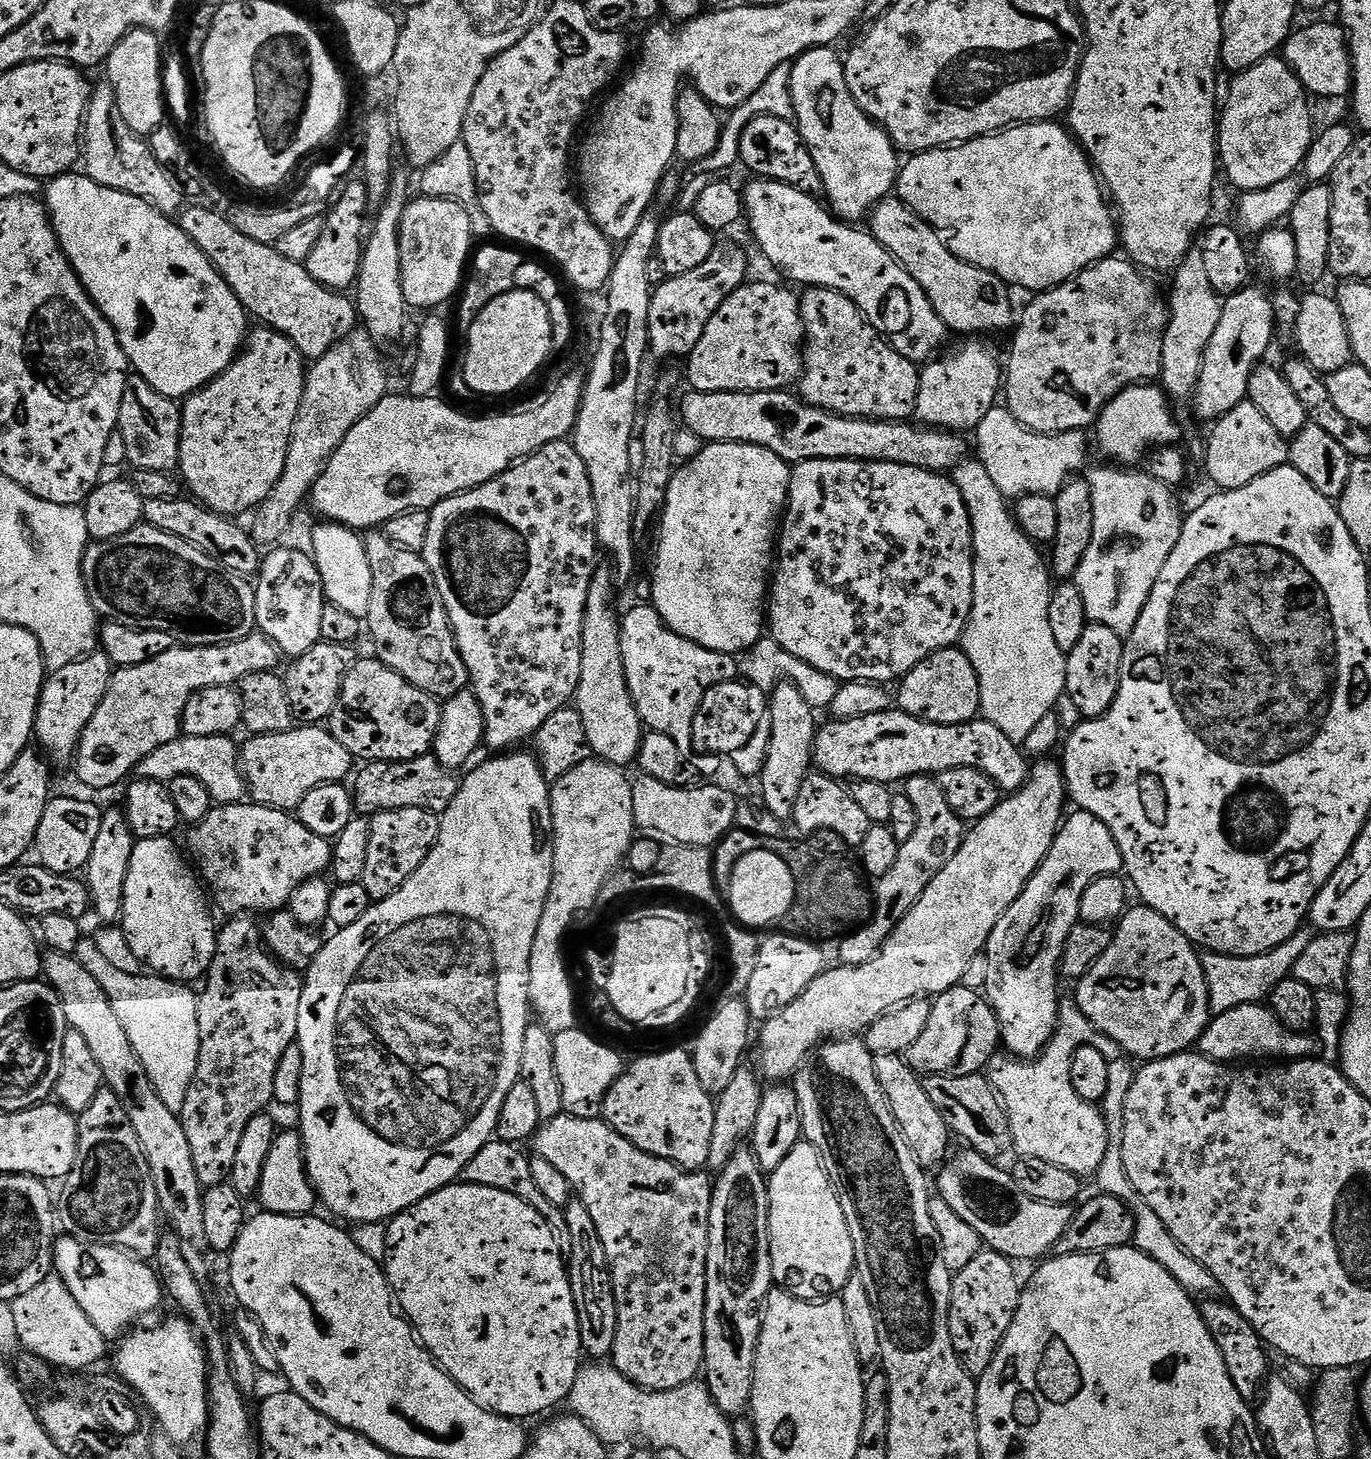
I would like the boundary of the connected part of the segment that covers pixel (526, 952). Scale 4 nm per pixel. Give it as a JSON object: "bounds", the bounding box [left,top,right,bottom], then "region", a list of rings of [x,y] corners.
{"bounds":[296,750,554,1225],"region":[[[508,750],[503,754],[493,755],[488,758],[492,760],[486,761],[481,768],[474,769],[468,777],[463,777],[460,780],[460,789],[458,794],[454,794],[454,802],[450,802],[450,806],[440,816],[440,833],[436,839],[436,845],[432,847],[426,858],[426,862],[422,862],[422,866],[418,866],[416,873],[397,892],[390,894],[390,898],[375,901],[372,908],[366,910],[366,914],[362,914],[362,919],[354,922],[354,926],[346,926],[333,931],[331,933],[333,936],[329,940],[327,937],[321,943],[318,958],[314,958],[314,962],[306,969],[306,975],[303,977],[302,1006],[298,1006],[298,1034],[296,1035],[296,1043],[300,1045],[303,1058],[302,1090],[300,1091],[300,1103],[298,1105],[298,1111],[300,1111],[298,1131],[300,1139],[304,1141],[304,1164],[308,1168],[308,1178],[316,1187],[317,1197],[322,1201],[323,1207],[325,1204],[333,1212],[333,1214],[331,1213],[333,1217],[341,1216],[341,1218],[336,1217],[341,1221],[352,1220],[353,1225],[384,1224],[410,1206],[422,1202],[422,1198],[442,1190],[448,1184],[459,1181],[466,1162],[470,1162],[470,1158],[474,1158],[474,1154],[478,1154],[478,1150],[482,1150],[482,1146],[486,1146],[488,1141],[495,1137],[496,1123],[498,1122],[498,1114],[502,1110],[502,1102],[506,1102],[506,1094],[510,1094],[510,1086],[514,1086],[520,1079],[522,1038],[526,1038],[526,1030],[530,1023],[528,1012],[530,1016],[532,1002],[530,998],[530,954],[534,946],[534,938],[538,934],[538,922],[542,922],[542,910],[546,906],[546,898],[550,894],[550,882],[554,870],[554,833],[552,830],[552,789],[550,781],[544,776],[541,761],[531,751],[530,753],[518,751],[522,750]]]}

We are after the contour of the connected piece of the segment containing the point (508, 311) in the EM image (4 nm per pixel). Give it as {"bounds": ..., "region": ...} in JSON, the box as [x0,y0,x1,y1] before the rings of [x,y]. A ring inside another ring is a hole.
{"bounds":[464,287,552,396],"region":[[[515,287],[511,292],[502,294],[474,318],[470,330],[466,334],[468,353],[464,356],[464,380],[472,392],[480,396],[508,396],[516,392],[544,363],[552,351],[552,323],[546,310],[546,302],[538,298],[526,288]]]}

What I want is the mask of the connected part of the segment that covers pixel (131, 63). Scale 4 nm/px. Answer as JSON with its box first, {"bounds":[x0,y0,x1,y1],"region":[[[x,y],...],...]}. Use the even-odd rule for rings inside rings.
{"bounds":[106,28,166,138],"region":[[[135,28],[120,39],[118,46],[114,46],[106,65],[106,80],[114,90],[118,110],[126,126],[130,126],[130,130],[134,130],[141,138],[151,137],[152,132],[158,130],[166,120],[160,39],[157,33],[146,28]]]}

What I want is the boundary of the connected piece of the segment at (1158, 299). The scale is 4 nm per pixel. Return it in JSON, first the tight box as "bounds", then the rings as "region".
{"bounds":[1002,258,1170,432],"region":[[[1109,258],[1099,260],[1097,264],[1091,264],[1078,275],[1067,280],[1064,284],[1057,284],[1054,288],[1049,288],[1047,292],[1039,293],[1036,300],[1024,313],[1019,313],[1018,323],[1015,325],[1014,333],[1016,337],[1012,340],[1012,353],[1006,360],[1006,375],[1002,380],[1002,392],[1006,397],[1006,407],[1018,418],[1020,424],[1024,424],[1035,432],[1074,432],[1077,430],[1088,430],[1095,425],[1104,412],[1104,408],[1122,390],[1131,388],[1133,384],[1141,382],[1152,382],[1157,379],[1162,370],[1162,342],[1166,334],[1166,328],[1170,319],[1170,309],[1165,293],[1160,293],[1156,289],[1156,284],[1151,280],[1151,275],[1145,274],[1137,265],[1127,258]]]}

